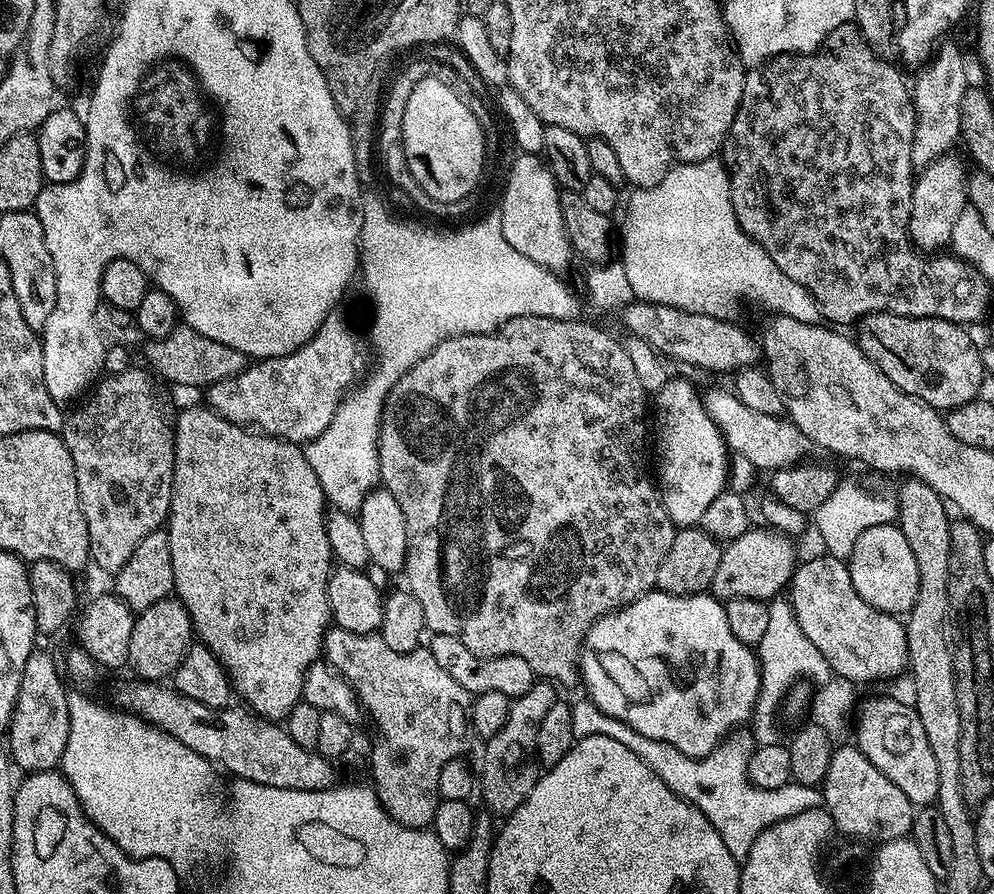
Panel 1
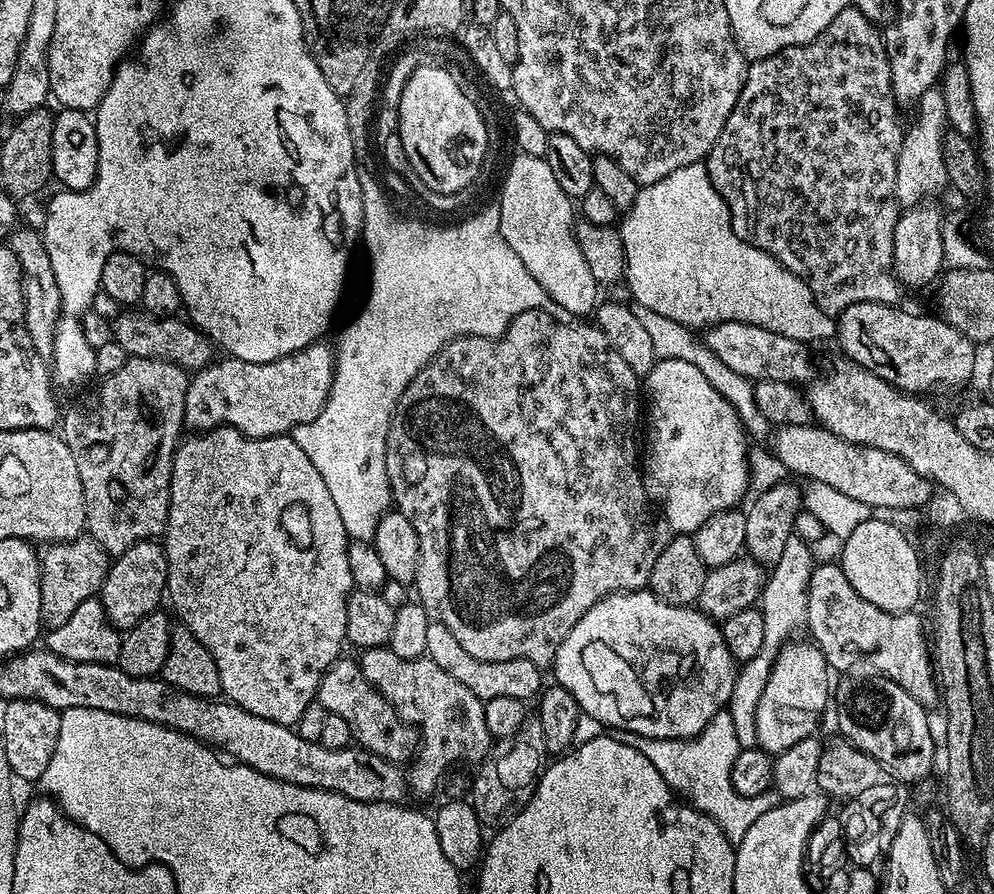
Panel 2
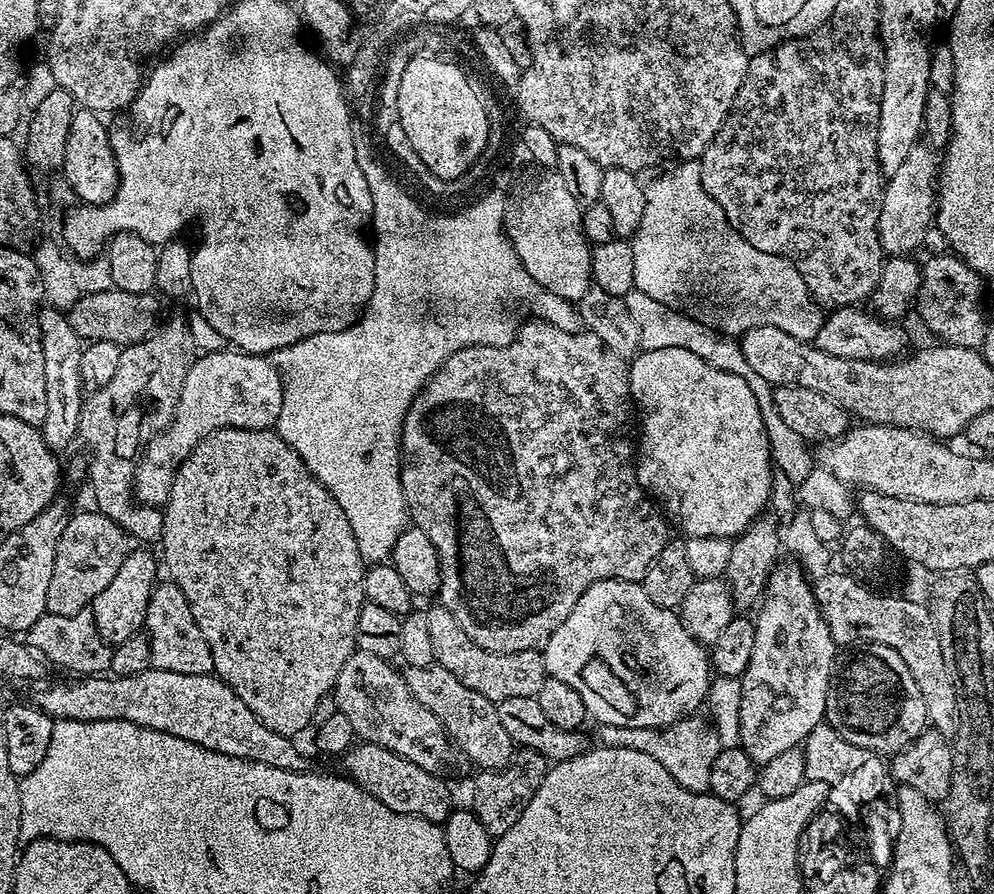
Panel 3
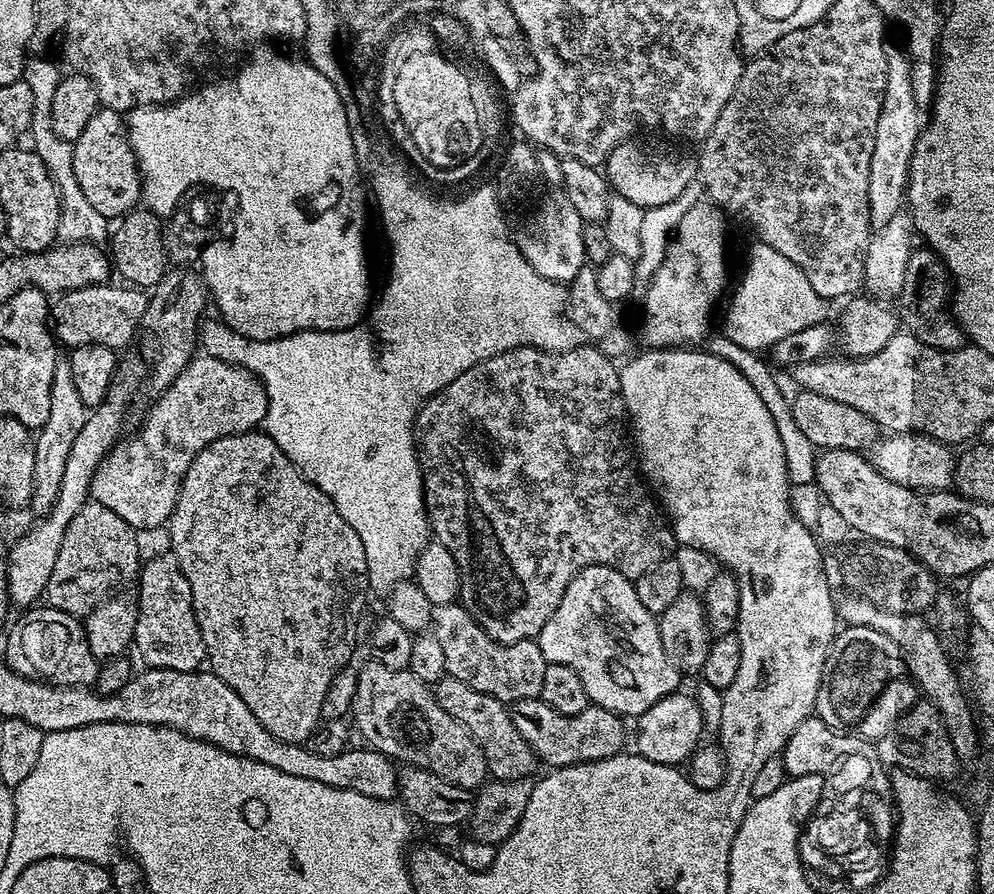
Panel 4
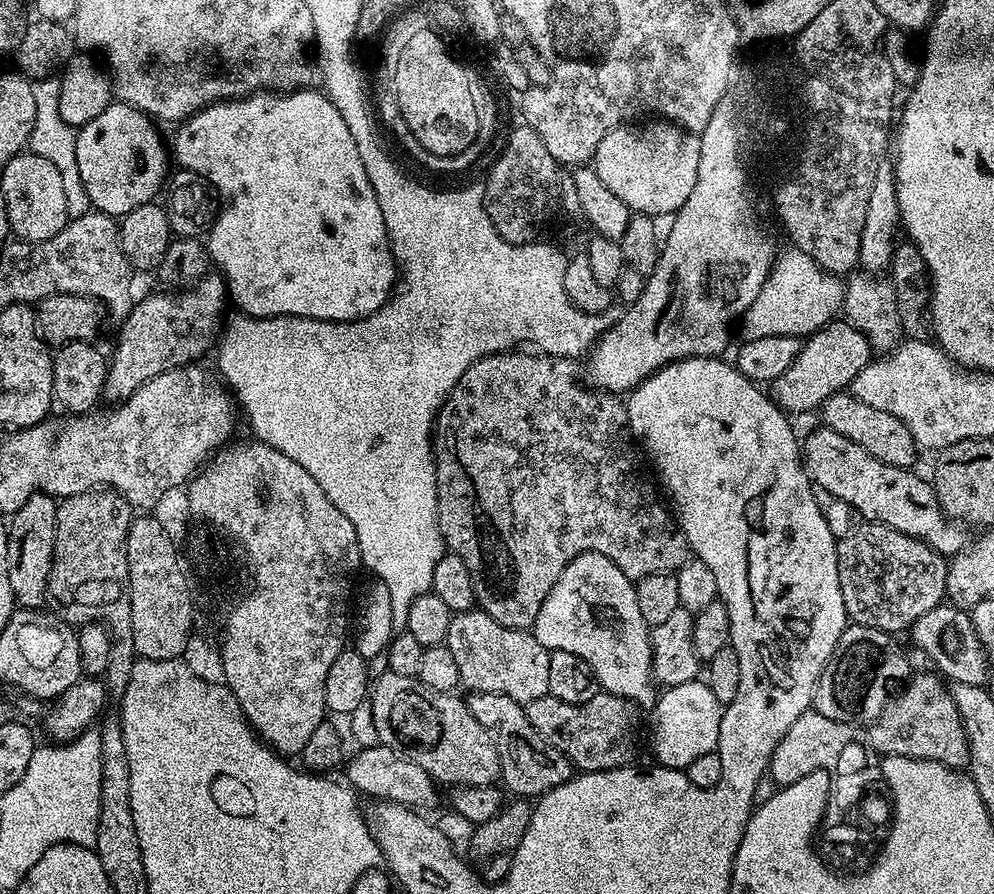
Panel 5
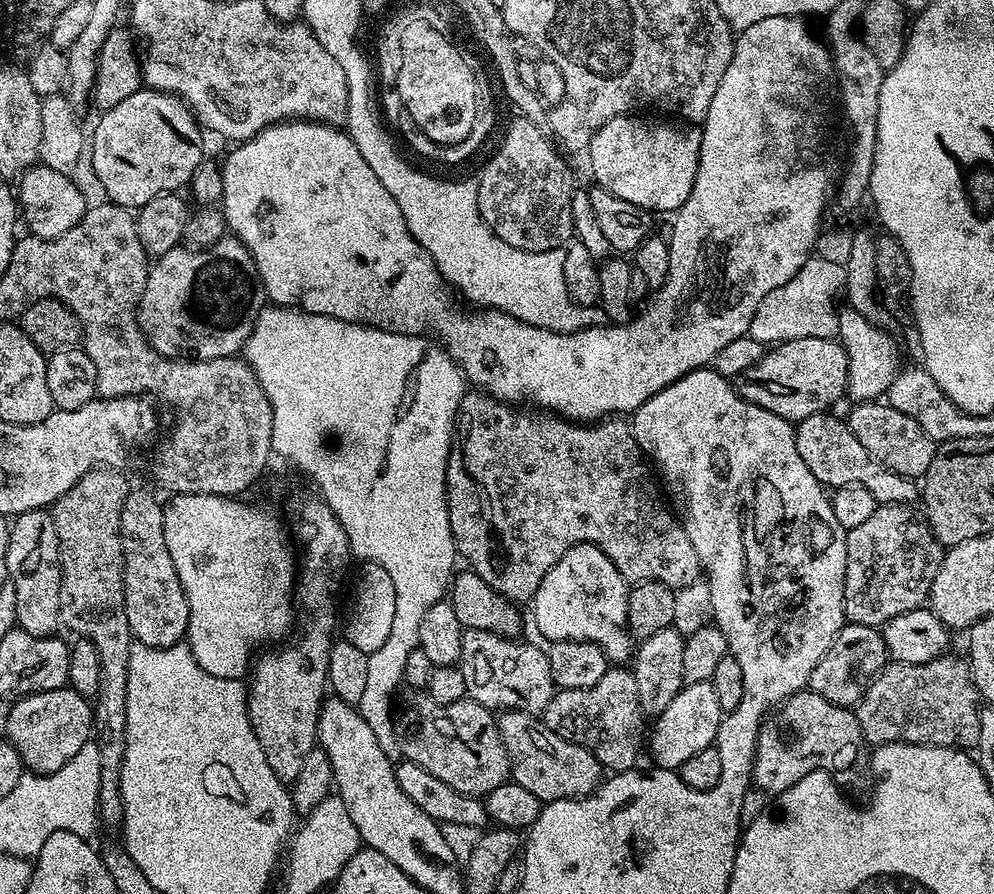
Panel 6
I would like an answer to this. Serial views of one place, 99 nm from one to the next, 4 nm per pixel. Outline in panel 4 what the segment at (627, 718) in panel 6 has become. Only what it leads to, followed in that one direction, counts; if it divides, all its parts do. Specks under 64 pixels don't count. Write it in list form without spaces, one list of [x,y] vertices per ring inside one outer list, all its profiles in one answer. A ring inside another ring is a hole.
[[[518,700],[511,705],[512,721],[518,726],[518,734],[526,738],[526,742],[536,754],[541,765],[548,764],[552,768],[565,768],[571,764],[589,764],[605,760],[611,756],[619,756],[625,751],[624,739],[629,739],[630,732],[624,729],[625,717],[614,714],[605,708],[589,706],[582,714],[567,716],[558,714],[545,700]]]

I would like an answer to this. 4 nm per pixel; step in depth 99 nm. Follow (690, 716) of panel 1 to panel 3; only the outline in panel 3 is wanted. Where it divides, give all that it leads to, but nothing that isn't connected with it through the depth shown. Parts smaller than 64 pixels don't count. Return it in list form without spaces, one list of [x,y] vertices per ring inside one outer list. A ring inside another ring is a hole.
[[[635,580],[594,582],[574,602],[570,618],[550,634],[542,649],[544,671],[558,678],[582,698],[589,717],[597,725],[627,728],[671,728],[695,713],[708,699],[710,652],[692,637],[671,608],[663,608],[646,598],[643,583]]]

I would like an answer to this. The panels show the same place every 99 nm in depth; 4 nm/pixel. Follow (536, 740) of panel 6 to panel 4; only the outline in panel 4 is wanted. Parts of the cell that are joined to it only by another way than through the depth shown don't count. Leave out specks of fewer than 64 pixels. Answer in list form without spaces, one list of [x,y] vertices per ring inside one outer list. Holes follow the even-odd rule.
[[[445,674],[434,686],[436,700],[446,710],[446,714],[456,717],[474,739],[480,743],[480,749],[488,763],[489,773],[498,780],[526,780],[538,768],[535,752],[518,734],[518,726],[514,726],[512,713],[505,701],[494,698],[490,694],[482,694],[466,682],[458,682],[458,678]]]

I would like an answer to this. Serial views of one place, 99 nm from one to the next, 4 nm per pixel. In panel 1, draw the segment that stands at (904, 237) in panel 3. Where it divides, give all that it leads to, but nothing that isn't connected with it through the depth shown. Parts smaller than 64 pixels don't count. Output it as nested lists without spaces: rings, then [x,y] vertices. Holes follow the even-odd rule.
[[[944,42],[932,53],[932,59],[923,65],[915,73],[916,81],[911,81],[910,91],[912,93],[912,105],[916,111],[916,125],[914,126],[914,142],[910,146],[910,158],[913,169],[919,170],[934,162],[938,158],[949,155],[951,148],[960,140],[960,118],[962,116],[962,94],[970,86],[968,75],[964,69],[965,53],[960,53],[960,48],[956,44]]]

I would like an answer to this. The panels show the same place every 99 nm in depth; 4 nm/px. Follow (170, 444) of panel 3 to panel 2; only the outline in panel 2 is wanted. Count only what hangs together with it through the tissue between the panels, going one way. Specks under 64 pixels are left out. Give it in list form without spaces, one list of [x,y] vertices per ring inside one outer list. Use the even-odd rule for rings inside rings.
[[[324,342],[309,344],[303,352],[298,352],[295,356],[283,356],[265,364],[223,359],[217,359],[208,367],[199,369],[188,381],[188,389],[184,395],[184,423],[189,429],[192,427],[192,430],[207,430],[227,426],[237,428],[243,436],[253,436],[255,440],[291,433],[293,428],[318,416],[336,373],[333,349],[329,345],[327,348]]]

